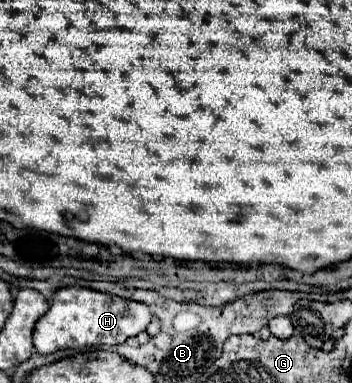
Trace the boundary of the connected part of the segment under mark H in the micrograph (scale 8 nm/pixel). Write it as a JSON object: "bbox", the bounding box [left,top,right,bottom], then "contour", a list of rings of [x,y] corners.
{"bbox":[34,287,152,353],"contour":[[[62,287],[54,293],[48,313],[42,315],[34,327],[34,347],[38,353],[54,353],[60,349],[80,349],[90,345],[120,345],[146,331],[150,321],[152,311],[146,303],[86,287]]]}

